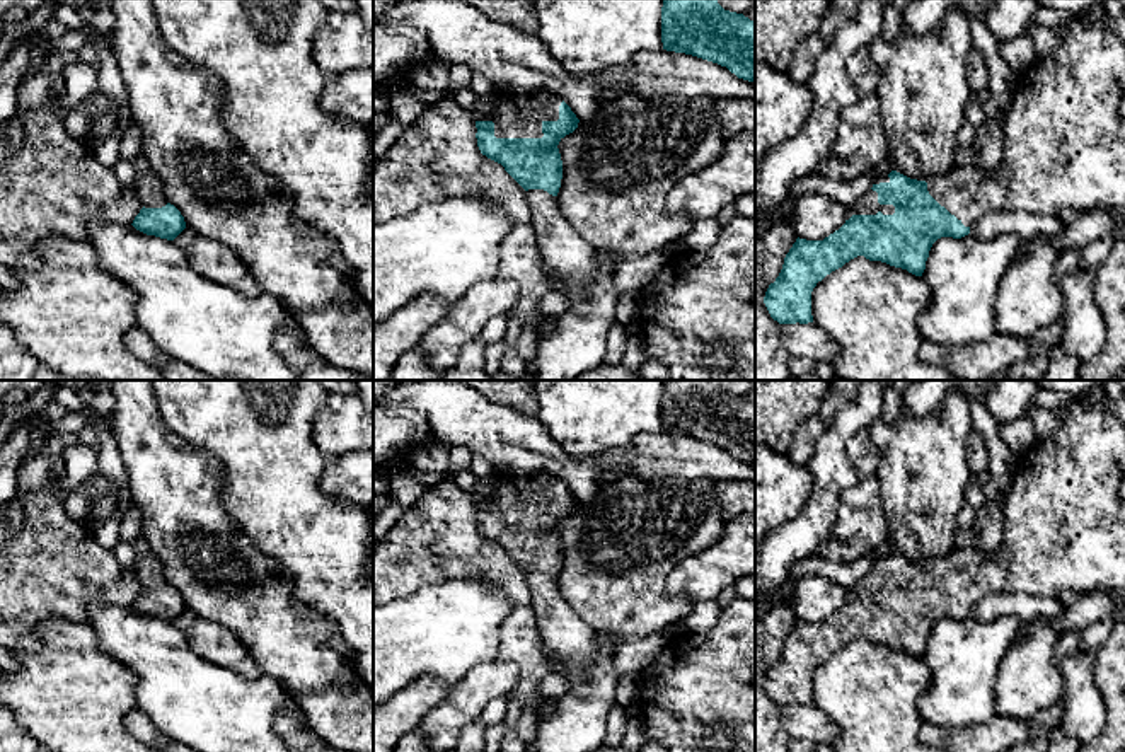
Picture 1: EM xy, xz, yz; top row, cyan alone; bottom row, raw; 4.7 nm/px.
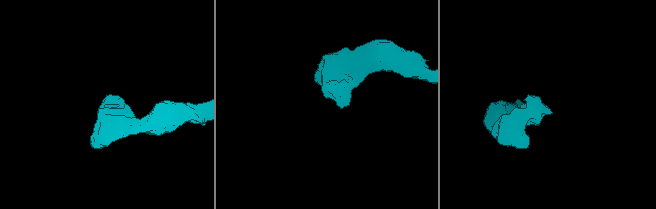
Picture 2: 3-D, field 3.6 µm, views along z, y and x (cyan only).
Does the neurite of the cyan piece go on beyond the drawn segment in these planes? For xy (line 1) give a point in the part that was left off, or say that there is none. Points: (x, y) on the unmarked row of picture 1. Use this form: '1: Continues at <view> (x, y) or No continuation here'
1: Continues at xy (149, 568)

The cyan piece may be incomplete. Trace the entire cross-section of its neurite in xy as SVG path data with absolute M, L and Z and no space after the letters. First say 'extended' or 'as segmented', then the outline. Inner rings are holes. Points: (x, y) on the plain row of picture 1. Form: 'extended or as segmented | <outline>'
extended | M152 552L138 556L133 570L143 590L131 607L147 617L174 622L186 610L186 604L181 593L167 583L160 559Z

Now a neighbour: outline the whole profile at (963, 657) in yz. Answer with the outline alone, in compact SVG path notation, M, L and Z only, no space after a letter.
M1016 616L994 621L938 621L922 655L931 682L919 701L924 721L965 728L997 714L995 684L1001 662L1021 626Z

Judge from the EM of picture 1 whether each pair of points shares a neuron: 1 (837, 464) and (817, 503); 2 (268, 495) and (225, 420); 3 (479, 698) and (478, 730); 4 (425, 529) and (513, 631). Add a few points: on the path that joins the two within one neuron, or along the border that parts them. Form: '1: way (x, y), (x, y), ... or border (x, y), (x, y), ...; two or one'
1: way (832, 474), (827, 493); one
2: way (268, 476), (268, 462), (244, 439); one
3: border (478, 718), (471, 720), (459, 734); two
4: way (457, 549), (483, 558), (519, 594), (519, 599); one

